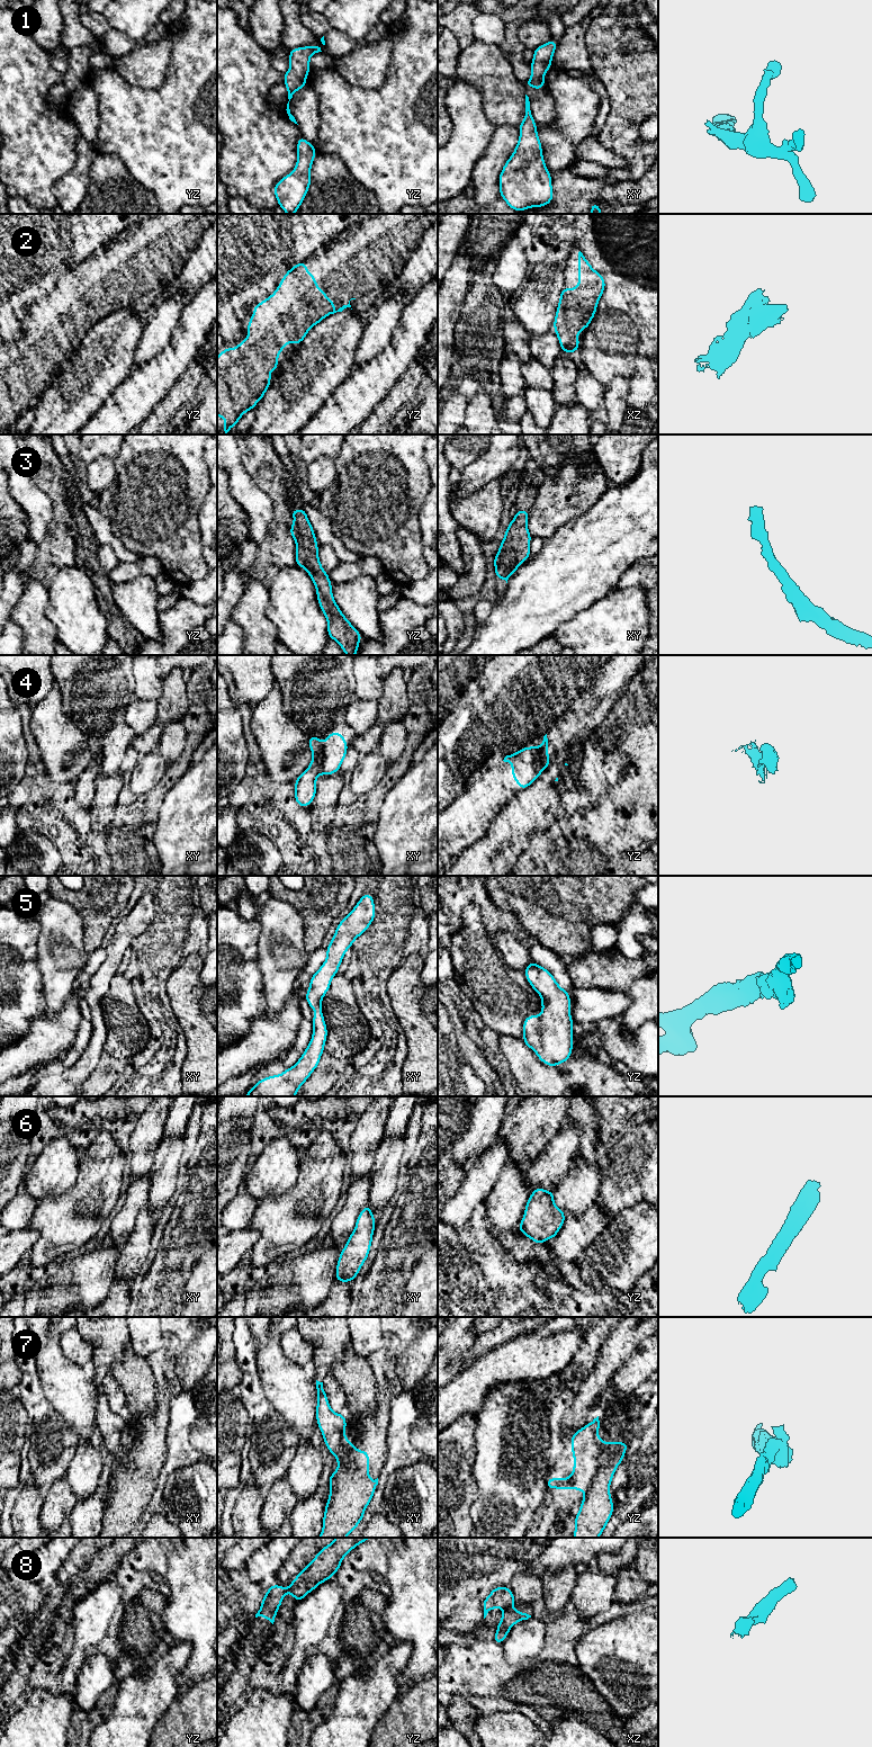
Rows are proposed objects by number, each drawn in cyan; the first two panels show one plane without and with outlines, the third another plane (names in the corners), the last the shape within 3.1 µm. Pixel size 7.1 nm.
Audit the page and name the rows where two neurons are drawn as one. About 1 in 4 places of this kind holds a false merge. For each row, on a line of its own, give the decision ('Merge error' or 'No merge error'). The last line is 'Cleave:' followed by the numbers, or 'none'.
1: No merge error
2: No merge error
3: No merge error
4: Merge error
5: No merge error
6: No merge error
7: Merge error
8: Merge error
Cleave: 4, 7, 8

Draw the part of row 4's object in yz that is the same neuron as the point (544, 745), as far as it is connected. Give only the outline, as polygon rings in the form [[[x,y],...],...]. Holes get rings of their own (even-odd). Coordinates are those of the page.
[[[547,734],[543,736],[543,741],[540,743],[539,749],[540,749],[540,760],[546,763],[545,769],[547,769],[550,763],[550,759],[548,758],[549,749]]]

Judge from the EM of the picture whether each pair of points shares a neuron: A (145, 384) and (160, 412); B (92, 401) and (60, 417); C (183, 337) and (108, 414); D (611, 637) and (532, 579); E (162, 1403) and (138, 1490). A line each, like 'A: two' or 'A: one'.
A: two
B: one
C: one
D: two
E: one

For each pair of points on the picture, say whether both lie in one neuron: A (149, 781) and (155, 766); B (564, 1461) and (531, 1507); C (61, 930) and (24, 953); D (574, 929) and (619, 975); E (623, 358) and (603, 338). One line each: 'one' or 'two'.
A: one
B: two
C: two
D: two
E: one

